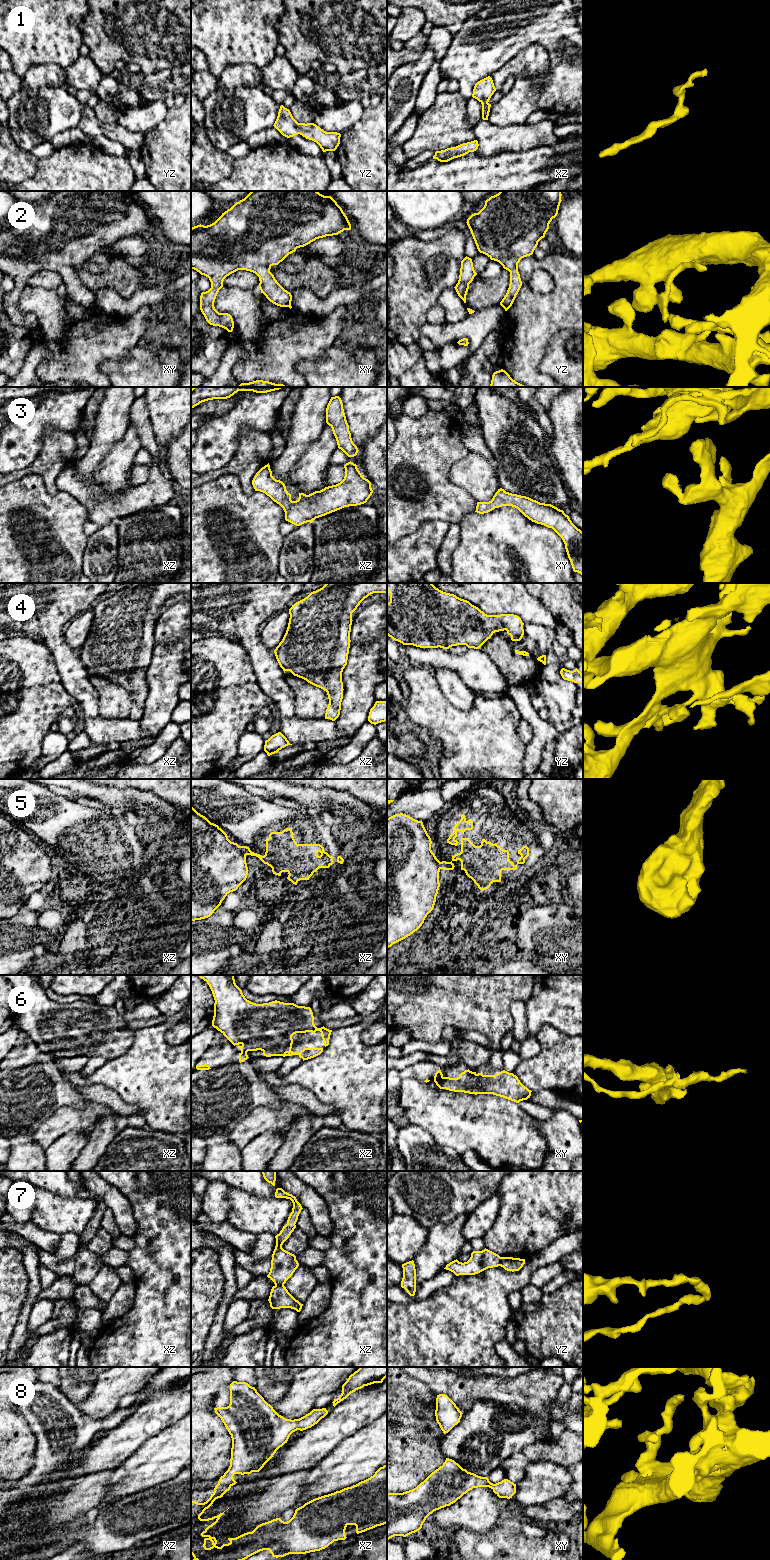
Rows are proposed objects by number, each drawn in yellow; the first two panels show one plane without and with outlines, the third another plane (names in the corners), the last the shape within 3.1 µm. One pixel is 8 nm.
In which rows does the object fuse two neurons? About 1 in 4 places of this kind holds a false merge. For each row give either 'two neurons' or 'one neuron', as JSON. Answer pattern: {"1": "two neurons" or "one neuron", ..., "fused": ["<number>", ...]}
{"1": "one neuron", "2": "one neuron", "3": "one neuron", "4": "one neuron", "5": "two neurons", "6": "two neurons", "7": "two neurons", "8": "one neuron", "fused": ["5", "6", "7"]}

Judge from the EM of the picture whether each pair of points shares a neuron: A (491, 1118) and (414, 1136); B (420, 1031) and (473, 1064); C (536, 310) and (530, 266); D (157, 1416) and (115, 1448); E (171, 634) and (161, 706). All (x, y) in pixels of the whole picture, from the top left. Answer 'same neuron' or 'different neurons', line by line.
A: different neurons
B: different neurons
C: same neuron
D: same neuron
E: same neuron

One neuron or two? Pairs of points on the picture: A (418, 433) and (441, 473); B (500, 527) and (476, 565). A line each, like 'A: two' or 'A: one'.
A: one
B: one

